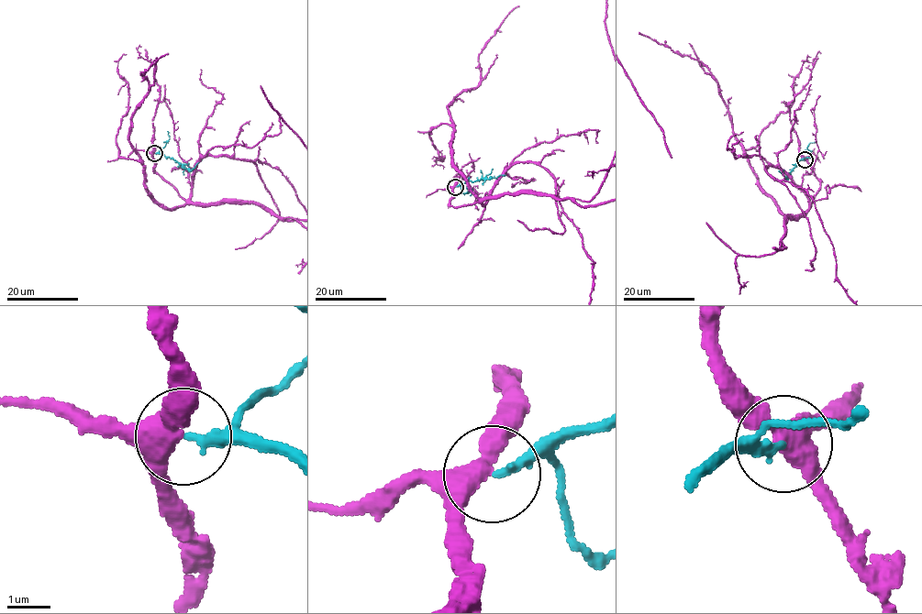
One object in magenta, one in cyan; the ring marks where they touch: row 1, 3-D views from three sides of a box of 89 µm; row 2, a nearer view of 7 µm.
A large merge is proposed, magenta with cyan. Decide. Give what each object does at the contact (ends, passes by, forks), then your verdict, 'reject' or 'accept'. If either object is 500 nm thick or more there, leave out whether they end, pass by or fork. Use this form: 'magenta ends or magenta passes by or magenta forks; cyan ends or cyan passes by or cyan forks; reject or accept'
magenta passes by; cyan ends; reject

